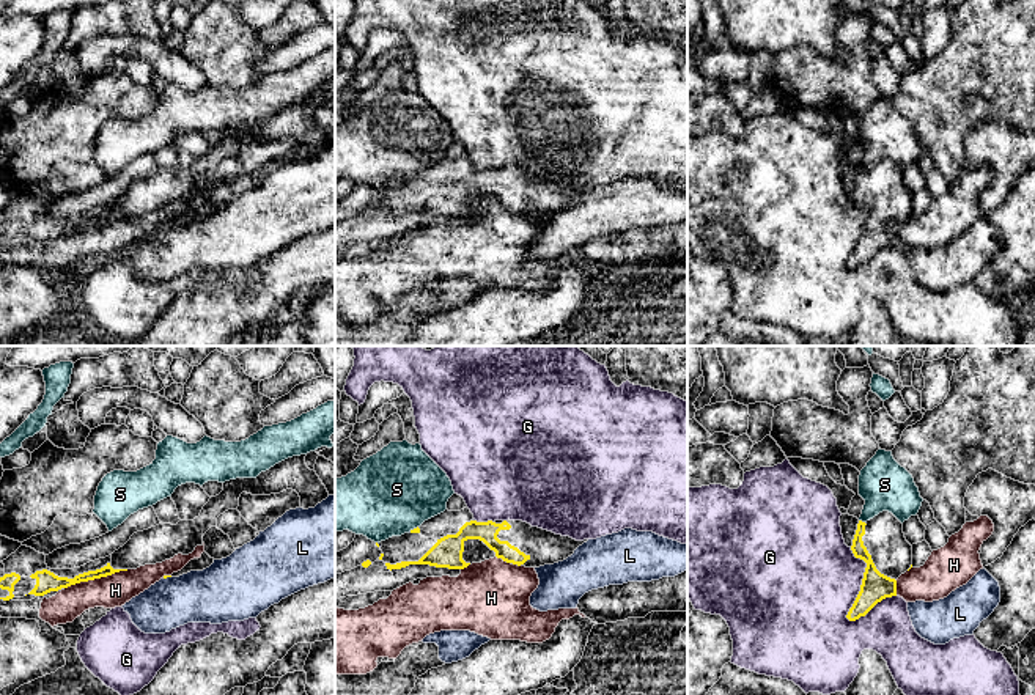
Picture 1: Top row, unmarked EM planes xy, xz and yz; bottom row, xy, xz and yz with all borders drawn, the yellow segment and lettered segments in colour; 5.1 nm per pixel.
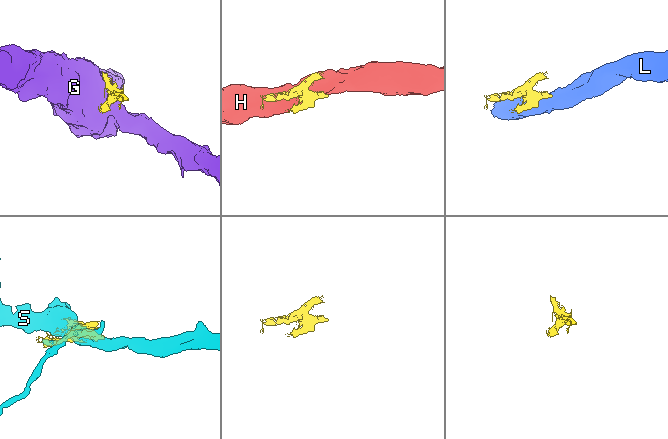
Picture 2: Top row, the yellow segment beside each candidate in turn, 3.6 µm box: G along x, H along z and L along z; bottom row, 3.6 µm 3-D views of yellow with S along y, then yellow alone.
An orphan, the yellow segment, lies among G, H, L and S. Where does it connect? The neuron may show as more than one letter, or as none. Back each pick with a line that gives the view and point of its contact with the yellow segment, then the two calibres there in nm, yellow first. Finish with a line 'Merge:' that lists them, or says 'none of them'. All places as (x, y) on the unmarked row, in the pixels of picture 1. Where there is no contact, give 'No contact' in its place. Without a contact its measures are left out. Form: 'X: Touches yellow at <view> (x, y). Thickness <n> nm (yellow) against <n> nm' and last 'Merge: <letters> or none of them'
Merge: none of them

